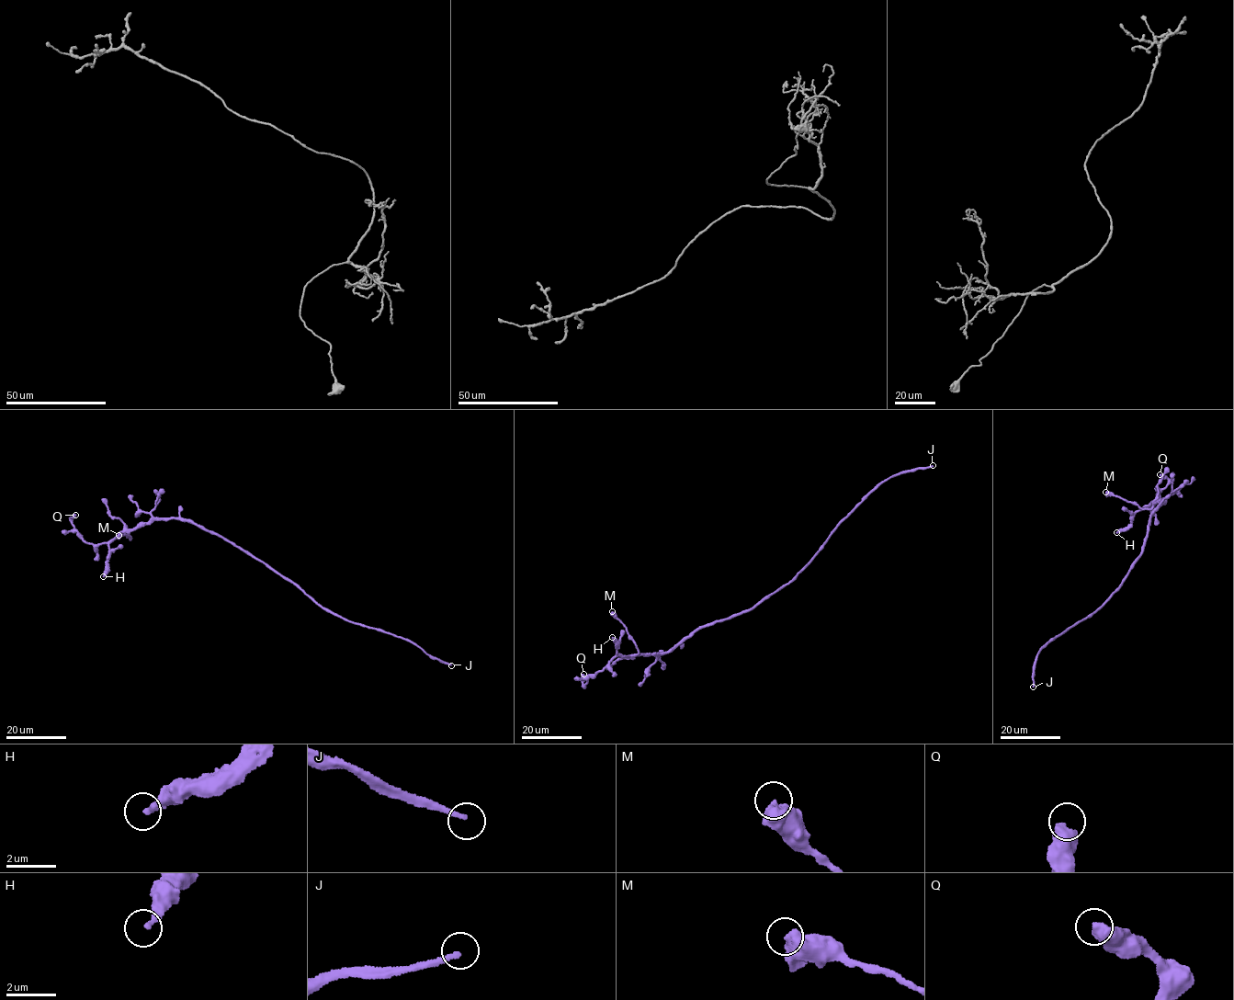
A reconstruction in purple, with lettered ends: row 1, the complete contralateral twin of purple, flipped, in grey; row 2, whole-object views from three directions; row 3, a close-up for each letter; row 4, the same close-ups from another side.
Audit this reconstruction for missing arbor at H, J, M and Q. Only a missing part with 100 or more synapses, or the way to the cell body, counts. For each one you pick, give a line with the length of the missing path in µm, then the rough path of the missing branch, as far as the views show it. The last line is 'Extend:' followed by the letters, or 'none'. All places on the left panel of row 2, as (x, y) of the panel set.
J: Missing length about 200 µm
Extend: J

